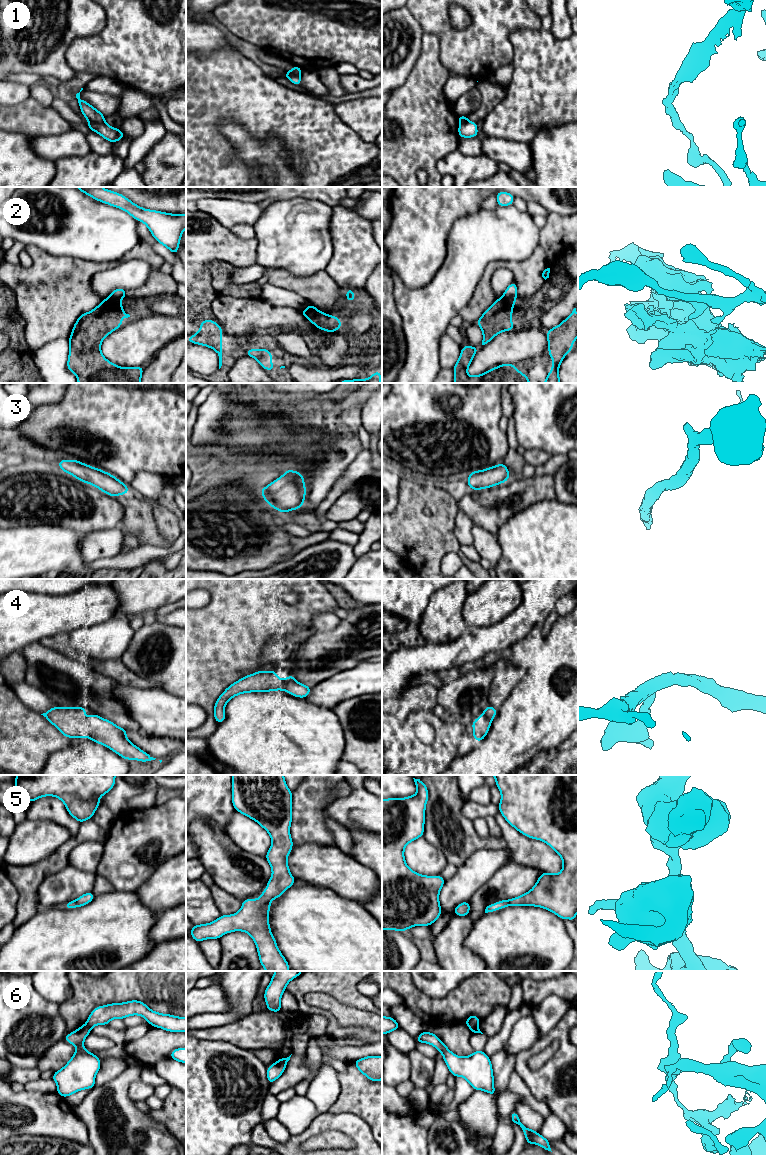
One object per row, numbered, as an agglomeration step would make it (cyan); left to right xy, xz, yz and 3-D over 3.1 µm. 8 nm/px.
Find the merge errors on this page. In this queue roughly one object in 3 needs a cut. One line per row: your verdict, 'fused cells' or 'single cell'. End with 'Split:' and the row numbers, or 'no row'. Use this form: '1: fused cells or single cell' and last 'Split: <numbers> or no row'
1: fused cells
2: fused cells
3: single cell
4: single cell
5: single cell
6: fused cells
Split: 1, 2, 6

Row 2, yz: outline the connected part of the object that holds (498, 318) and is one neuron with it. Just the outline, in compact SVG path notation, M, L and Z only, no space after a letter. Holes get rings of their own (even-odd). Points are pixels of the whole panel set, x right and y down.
M504 297L496 299L476 324L483 333L482 345L489 343L496 335L503 331L514 330L512 323L512 311L516 301Z

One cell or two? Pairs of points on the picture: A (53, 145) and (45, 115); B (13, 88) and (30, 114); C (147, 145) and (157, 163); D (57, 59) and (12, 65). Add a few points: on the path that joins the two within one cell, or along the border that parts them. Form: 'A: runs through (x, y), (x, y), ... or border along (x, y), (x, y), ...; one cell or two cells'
A: border along (71, 128), (61, 133), (33, 136); two cells
B: border along (29, 96), (20, 103), (10, 106); two cells
C: border along (166, 132), (141, 160); two cells
D: runs through (46, 62), (30, 67), (23, 65); one cell

